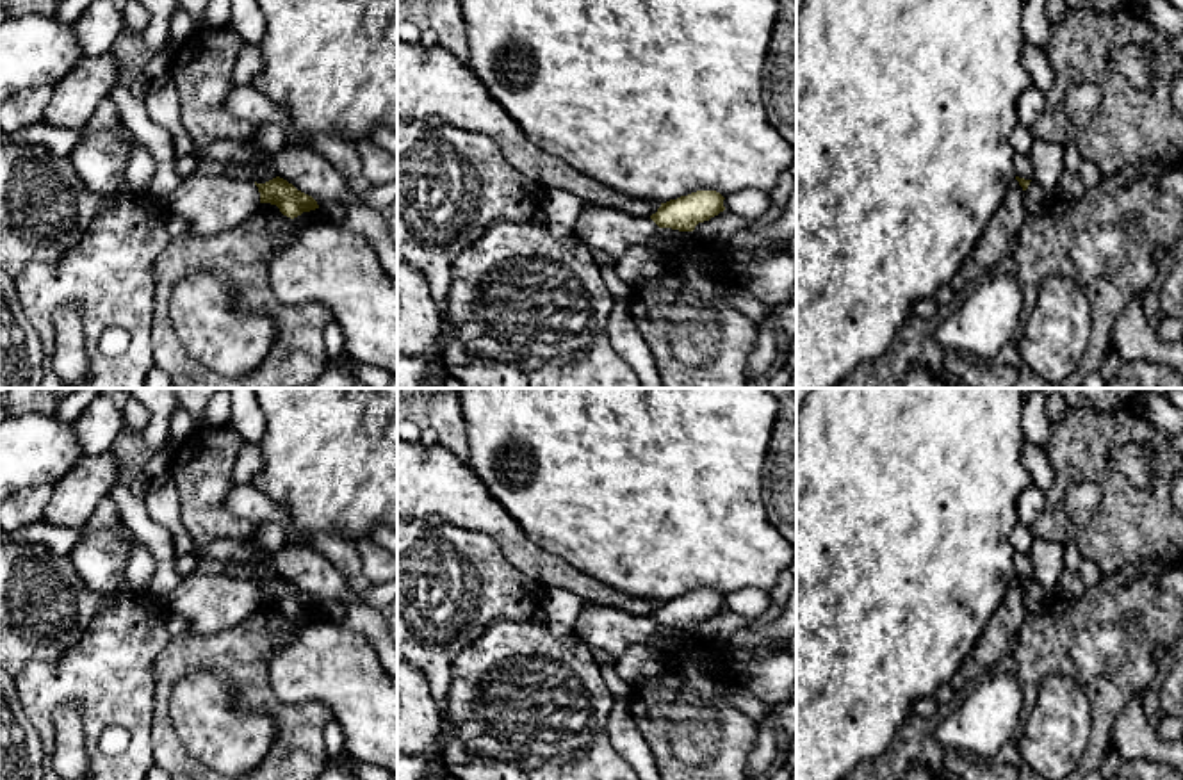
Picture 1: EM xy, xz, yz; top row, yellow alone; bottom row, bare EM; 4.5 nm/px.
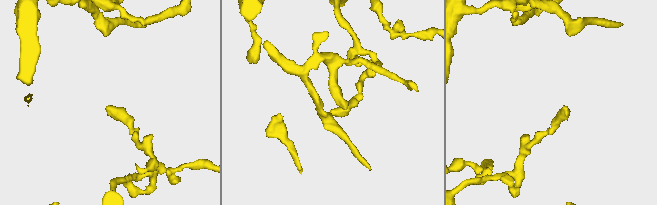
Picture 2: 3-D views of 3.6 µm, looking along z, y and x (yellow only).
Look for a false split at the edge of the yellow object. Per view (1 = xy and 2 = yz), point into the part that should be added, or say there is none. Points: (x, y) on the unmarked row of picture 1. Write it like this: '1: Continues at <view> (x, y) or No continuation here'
1: No continuation here
2: No continuation here

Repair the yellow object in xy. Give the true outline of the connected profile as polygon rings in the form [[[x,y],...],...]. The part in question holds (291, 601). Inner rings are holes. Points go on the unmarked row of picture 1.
[[[276,575],[265,582],[257,582],[260,591],[260,602],[271,602],[280,607],[280,611],[290,618],[301,614],[303,611],[310,611],[319,607],[317,600],[298,589],[287,579]]]

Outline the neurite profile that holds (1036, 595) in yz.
[[[1030,581],[1028,588],[1024,589],[1024,605],[1026,613],[1039,613],[1042,605],[1055,595],[1053,589],[1046,589],[1035,581]]]

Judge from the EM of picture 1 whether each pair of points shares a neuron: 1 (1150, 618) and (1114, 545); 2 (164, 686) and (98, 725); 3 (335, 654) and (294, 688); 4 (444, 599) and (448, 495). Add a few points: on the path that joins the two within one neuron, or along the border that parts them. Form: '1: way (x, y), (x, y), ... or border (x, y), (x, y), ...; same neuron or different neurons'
1: border (1164, 560), (1132, 561), (1103, 576); different neurons
2: border (161, 652), (154, 663), (152, 720); different neurons
3: way (325, 663), (319, 663), (305, 677); same neuron
4: border (416, 517), (442, 517), (485, 535); different neurons

